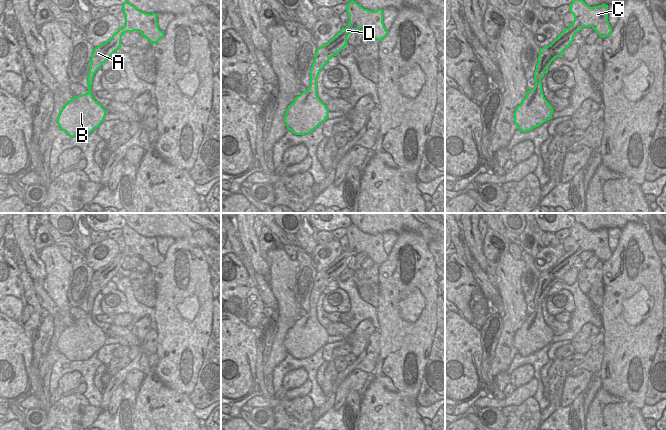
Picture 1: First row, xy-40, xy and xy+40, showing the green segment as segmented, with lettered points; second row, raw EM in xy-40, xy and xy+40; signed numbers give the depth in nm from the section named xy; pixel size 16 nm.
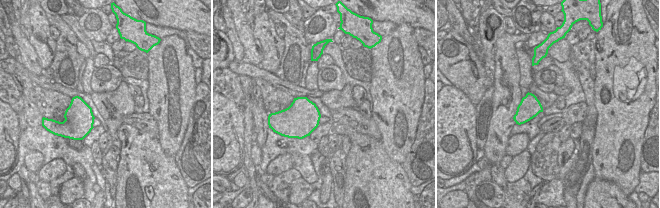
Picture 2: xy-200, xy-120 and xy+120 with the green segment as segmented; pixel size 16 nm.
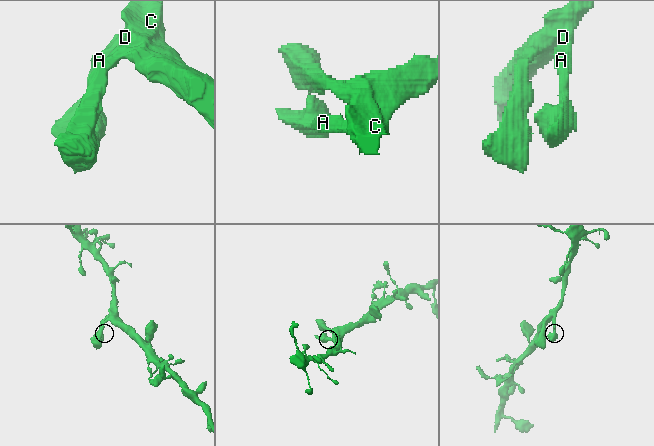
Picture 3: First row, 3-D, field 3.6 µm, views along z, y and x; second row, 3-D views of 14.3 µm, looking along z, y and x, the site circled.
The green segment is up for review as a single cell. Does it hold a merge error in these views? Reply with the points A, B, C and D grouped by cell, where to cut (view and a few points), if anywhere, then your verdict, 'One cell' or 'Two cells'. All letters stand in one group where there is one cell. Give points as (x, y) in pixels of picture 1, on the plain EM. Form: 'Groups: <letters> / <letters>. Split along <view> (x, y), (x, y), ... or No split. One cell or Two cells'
Groups: A B C D. No split. One cell

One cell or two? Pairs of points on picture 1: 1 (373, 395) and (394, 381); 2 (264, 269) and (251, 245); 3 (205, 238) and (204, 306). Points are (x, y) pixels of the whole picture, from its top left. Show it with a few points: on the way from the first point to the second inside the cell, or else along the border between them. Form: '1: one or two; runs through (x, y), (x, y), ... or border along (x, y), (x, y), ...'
1: two; border along (376, 378), (388, 390), (407, 396)
2: one; runs through (259, 263), (253, 251)
3: two; border along (179, 238), (185, 238), (201, 248)

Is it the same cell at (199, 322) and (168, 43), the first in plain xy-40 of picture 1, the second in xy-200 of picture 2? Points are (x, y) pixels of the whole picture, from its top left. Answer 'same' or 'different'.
same

